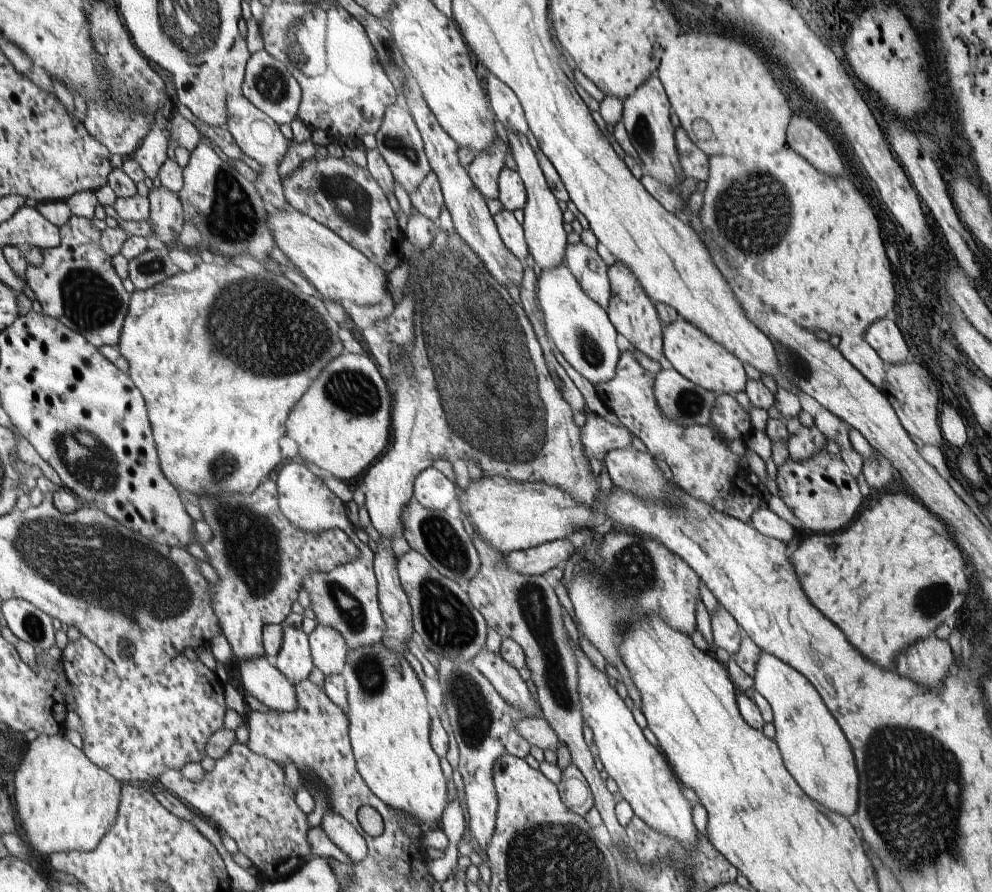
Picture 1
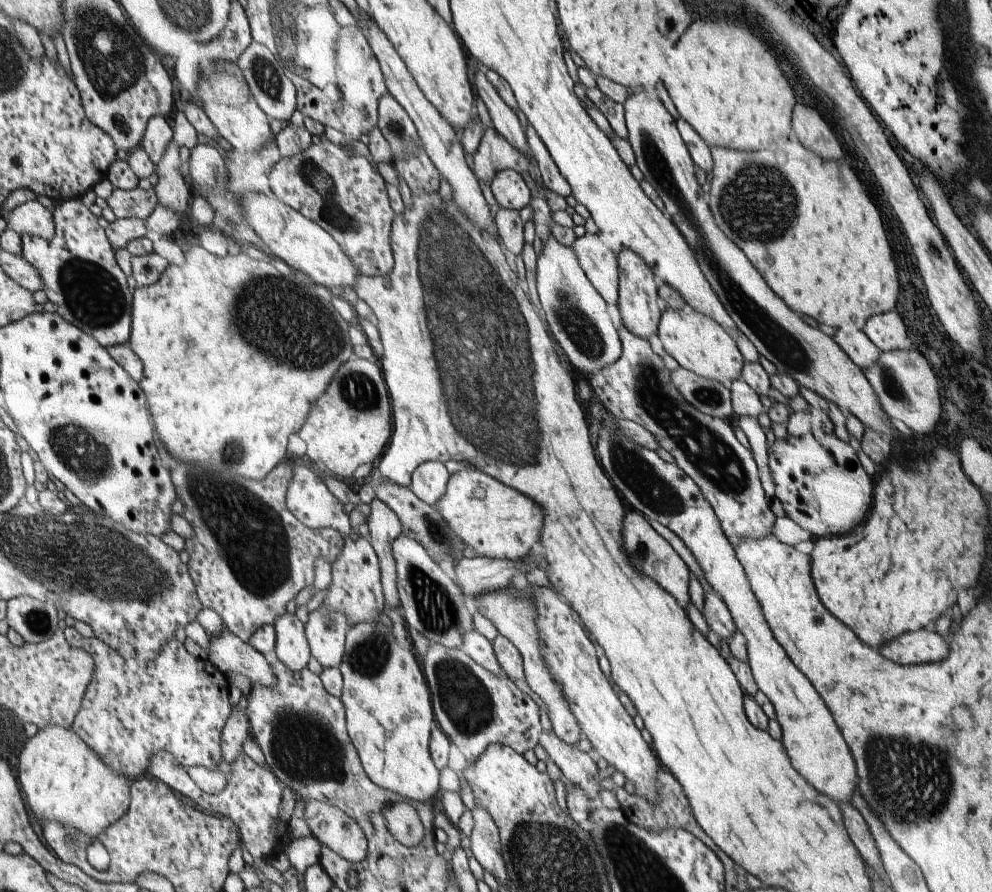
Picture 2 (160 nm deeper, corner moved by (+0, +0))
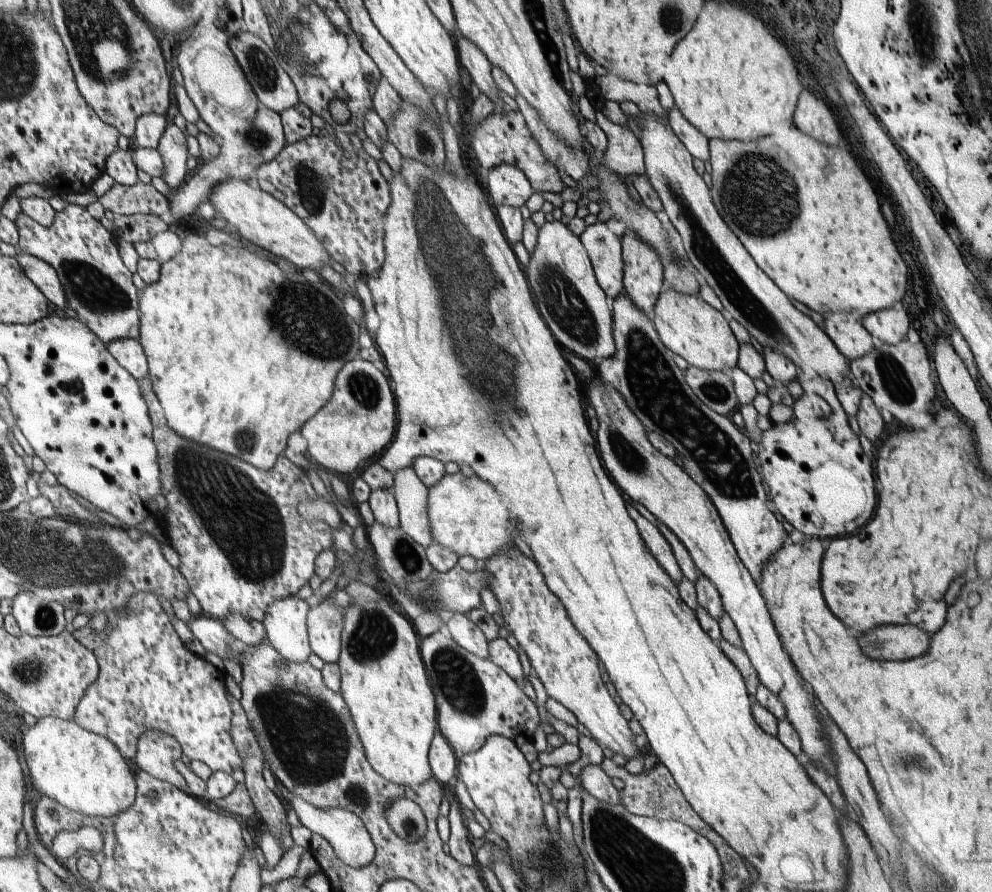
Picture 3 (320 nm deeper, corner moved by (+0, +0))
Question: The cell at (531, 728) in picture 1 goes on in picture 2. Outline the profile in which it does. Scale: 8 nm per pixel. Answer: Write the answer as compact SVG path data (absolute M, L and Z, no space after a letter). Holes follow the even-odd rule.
M543 731L539 743L549 754L548 759L554 761L562 771L565 780L578 785L590 798L600 798L598 792L602 789L596 759L587 751L580 750L575 745L566 744L555 734Z

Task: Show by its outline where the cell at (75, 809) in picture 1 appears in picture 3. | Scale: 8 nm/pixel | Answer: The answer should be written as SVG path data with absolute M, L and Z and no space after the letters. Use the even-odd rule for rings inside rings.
M58 717L38 719L23 736L23 751L35 797L46 795L89 817L113 817L134 804L136 776L132 775L125 755L109 738L87 731L74 720Z

